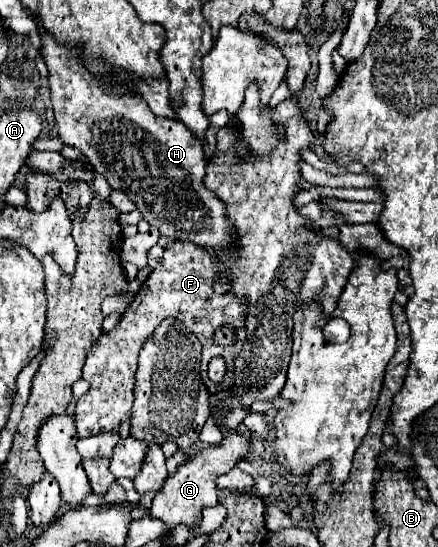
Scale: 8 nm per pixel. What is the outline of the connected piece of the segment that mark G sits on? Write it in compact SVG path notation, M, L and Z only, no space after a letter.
M229 432L223 436L223 440L215 446L201 448L199 452L185 458L181 466L177 466L177 472L165 480L161 496L153 498L151 516L161 518L167 522L169 530L177 524L189 524L195 526L201 518L201 510L209 506L217 506L217 478L227 474L239 460L247 458L253 452L253 444L249 436L243 436L241 432Z

